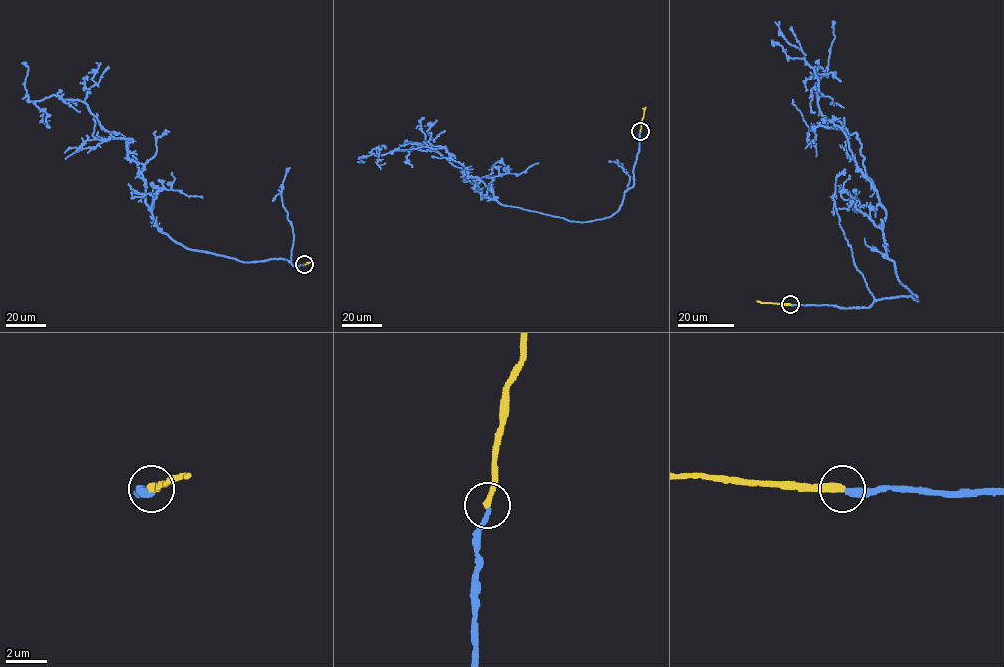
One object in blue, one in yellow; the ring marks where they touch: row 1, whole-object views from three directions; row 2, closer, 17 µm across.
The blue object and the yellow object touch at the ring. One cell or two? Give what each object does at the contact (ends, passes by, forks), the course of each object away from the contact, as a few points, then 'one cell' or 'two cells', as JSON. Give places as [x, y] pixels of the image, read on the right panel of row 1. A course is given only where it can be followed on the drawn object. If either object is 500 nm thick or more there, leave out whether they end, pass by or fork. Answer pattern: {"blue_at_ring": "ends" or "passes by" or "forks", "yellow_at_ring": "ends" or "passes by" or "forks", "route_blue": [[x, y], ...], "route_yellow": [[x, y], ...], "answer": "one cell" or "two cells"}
{"blue_at_ring": "ends", "yellow_at_ring": "ends", "route_blue": [[791, 304], [917, 301], [886, 256], [886, 210], [856, 134], [819, 108], [815, 75], [827, 75], [834, 22]], "route_yellow": [[790, 304], [756, 301]], "answer": "two cells"}

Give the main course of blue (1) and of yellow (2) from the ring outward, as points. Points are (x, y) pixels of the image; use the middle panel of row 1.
1: (640, 131), (634, 184), (620, 208), (586, 221), (481, 199), (461, 168), (434, 150), (398, 149), (357, 162)
2: (640, 131), (646, 107)

